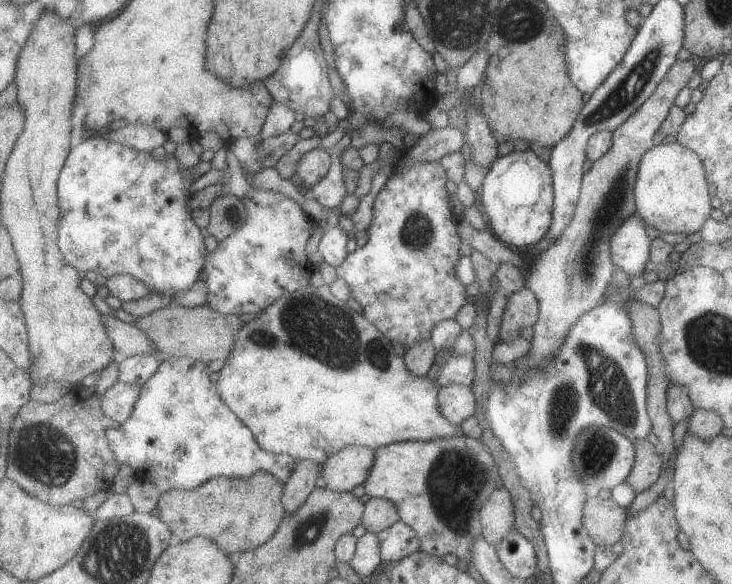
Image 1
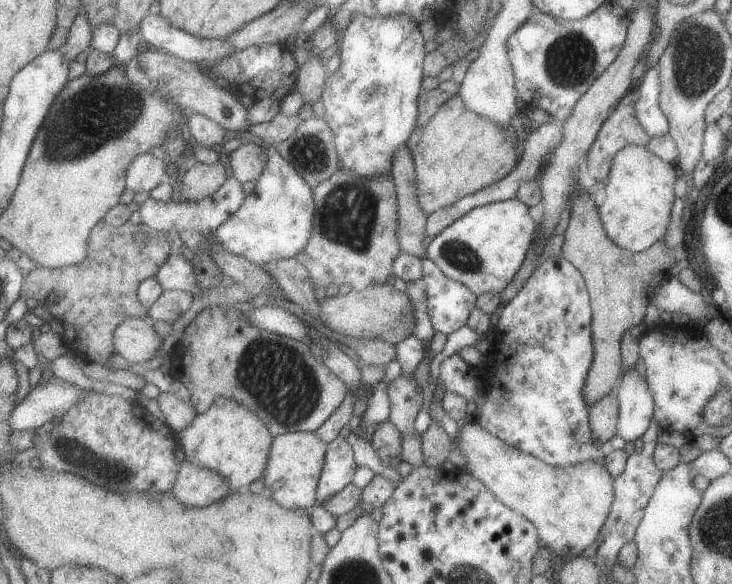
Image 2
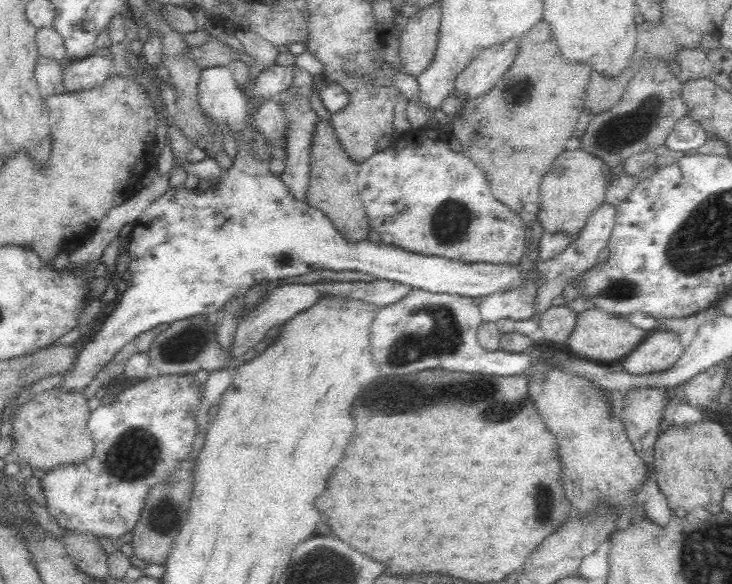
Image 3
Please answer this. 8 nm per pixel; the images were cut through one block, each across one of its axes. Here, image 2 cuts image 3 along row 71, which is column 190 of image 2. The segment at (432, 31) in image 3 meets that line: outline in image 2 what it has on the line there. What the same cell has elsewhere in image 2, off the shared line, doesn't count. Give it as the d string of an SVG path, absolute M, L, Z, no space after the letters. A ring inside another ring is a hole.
M162 392L157 400L160 410L166 417L166 422L177 434L185 430L197 418L197 410L191 402L177 398L173 393Z

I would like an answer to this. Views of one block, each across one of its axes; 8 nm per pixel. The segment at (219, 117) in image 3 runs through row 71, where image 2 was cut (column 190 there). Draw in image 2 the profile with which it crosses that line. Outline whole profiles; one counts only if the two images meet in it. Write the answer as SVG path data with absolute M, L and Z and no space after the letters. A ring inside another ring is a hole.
M235 176L227 179L227 182L215 192L215 194L197 202L185 201L180 198L169 203L155 200L149 197L140 206L142 227L157 232L166 232L171 235L174 231L183 232L193 230L208 235L216 231L221 225L229 222L241 210L241 206L248 199L248 194L243 190L243 183Z

